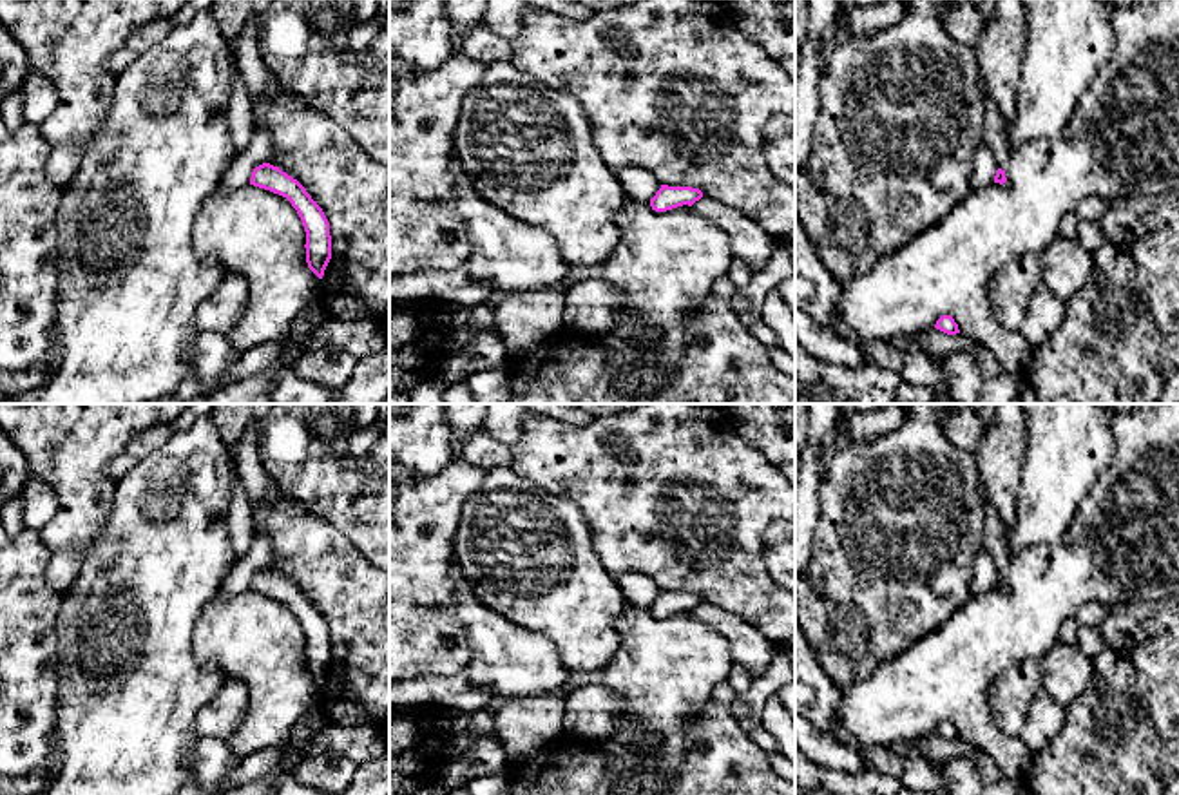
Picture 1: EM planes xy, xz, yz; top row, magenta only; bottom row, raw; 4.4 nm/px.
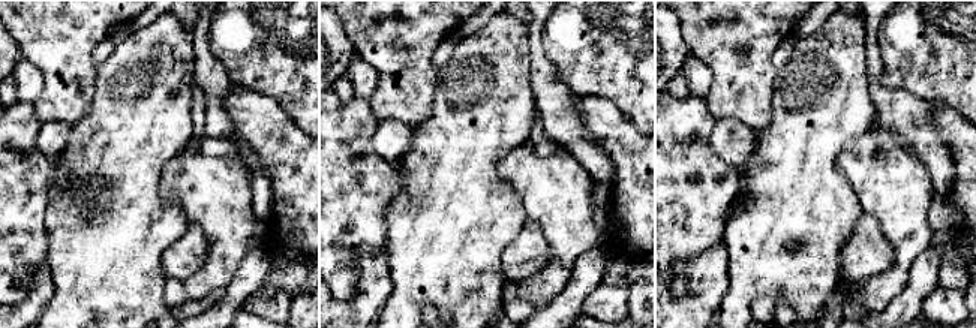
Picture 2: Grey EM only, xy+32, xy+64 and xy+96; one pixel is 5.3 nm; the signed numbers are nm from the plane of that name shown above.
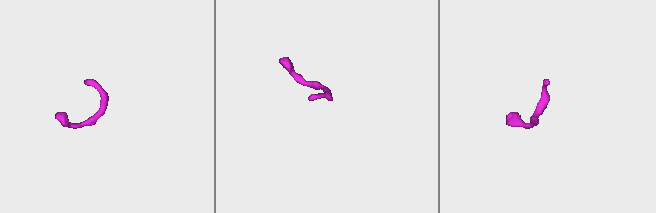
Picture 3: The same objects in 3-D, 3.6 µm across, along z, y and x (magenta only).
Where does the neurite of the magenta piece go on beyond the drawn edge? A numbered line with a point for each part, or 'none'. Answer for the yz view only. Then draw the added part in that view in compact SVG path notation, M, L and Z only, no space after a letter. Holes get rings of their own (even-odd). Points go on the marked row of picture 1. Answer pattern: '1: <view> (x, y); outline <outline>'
1: yz (993, 134); outline M982 72L978 78L978 87L983 101L983 110L985 110L985 130L983 130L982 141L991 147L991 150L994 152L998 168L1003 170L1009 163L1011 147L1007 143L1007 138L1002 127L998 107L991 98L985 76Z

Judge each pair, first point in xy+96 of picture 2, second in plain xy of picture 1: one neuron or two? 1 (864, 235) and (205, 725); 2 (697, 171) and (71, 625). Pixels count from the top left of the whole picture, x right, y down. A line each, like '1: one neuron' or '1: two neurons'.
1: one neuron
2: two neurons

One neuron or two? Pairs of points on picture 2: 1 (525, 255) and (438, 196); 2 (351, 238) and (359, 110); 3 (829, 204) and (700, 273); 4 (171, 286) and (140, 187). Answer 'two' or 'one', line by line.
1: two
2: one
3: two
4: two

